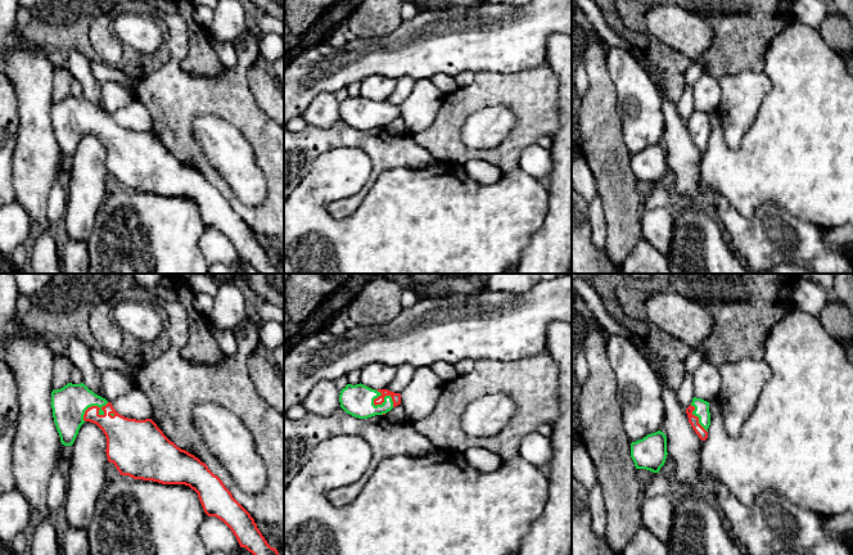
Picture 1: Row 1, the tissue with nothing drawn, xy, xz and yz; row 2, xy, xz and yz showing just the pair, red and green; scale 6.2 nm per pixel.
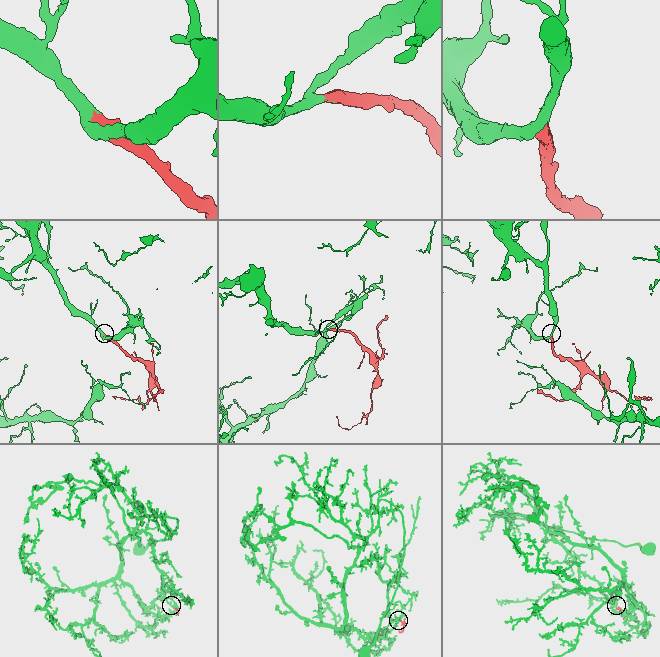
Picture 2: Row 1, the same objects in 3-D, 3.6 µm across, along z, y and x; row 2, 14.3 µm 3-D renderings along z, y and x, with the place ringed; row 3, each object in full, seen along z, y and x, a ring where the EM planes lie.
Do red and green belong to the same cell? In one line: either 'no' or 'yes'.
yes

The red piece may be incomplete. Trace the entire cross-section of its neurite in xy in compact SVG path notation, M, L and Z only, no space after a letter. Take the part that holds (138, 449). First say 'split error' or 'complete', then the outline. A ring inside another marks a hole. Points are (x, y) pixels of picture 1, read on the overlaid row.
split error; M84 383L53 389L51 409L62 445L72 446L85 421L96 424L107 438L108 461L121 475L189 486L198 493L204 513L222 520L240 547L253 555L279 555L222 480L198 457L171 442L152 419L119 415L110 402Z

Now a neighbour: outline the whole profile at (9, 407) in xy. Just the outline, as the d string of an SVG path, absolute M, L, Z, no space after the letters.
M0 357L0 496L17 488L13 442L19 418L18 385L8 362Z

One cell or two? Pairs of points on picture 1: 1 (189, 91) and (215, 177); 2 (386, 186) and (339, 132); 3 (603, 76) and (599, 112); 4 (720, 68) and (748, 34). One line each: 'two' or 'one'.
1: one
2: two
3: one
4: one

